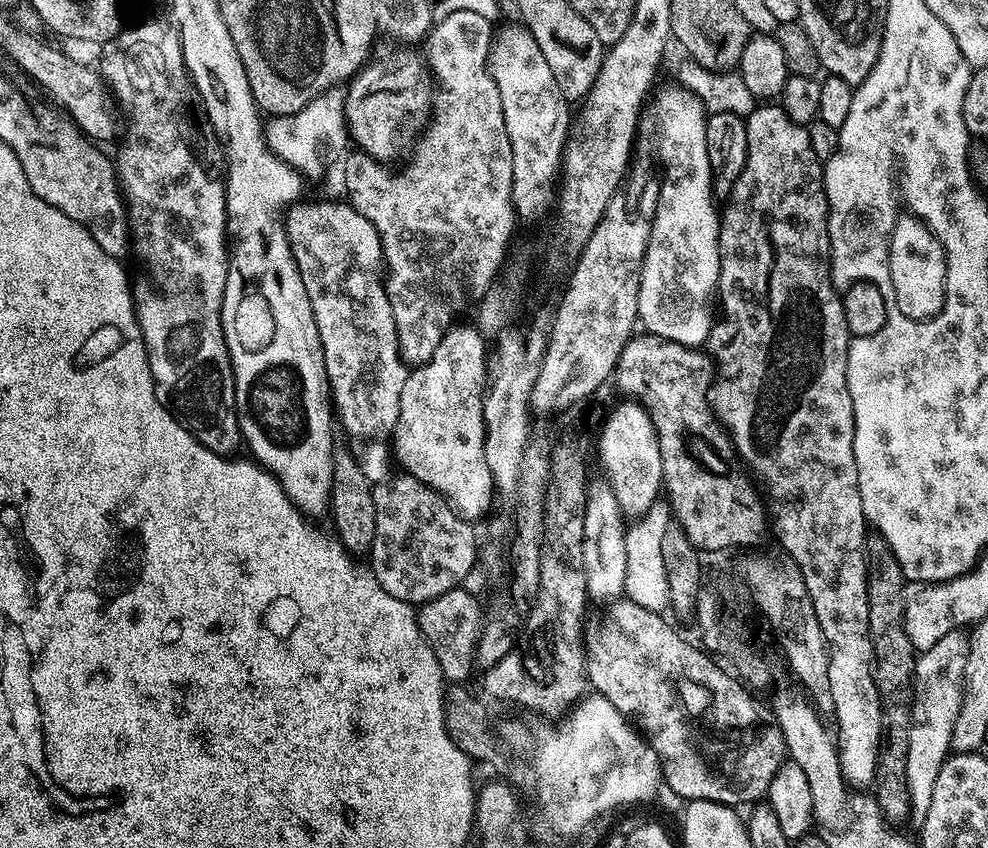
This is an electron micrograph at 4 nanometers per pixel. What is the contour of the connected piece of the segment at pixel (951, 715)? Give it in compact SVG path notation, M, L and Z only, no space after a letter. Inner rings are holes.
M955 628L946 634L941 641L936 642L930 650L917 657L914 677L916 694L910 708L912 723L909 725L911 730L910 747L907 750L906 760L907 788L910 790L912 804L911 817L916 820L922 820L926 816L926 811L930 808L930 799L933 798L934 783L938 780L938 772L951 753L954 723L957 722L958 714L961 712L964 674L967 659L970 656L970 640L971 637L965 629Z

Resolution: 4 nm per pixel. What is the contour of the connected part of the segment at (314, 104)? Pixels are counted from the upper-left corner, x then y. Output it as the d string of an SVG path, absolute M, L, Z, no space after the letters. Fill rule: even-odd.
M337 86L316 96L305 108L292 116L273 116L266 124L266 143L279 160L296 169L301 177L316 180L324 172L327 156L345 155L344 147L350 144L348 126L344 117L346 92Z

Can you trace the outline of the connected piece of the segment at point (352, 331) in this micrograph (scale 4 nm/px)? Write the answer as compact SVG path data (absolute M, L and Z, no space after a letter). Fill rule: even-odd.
M324 200L321 204L304 204L297 202L287 209L283 217L284 233L288 236L288 244L292 247L292 256L296 260L298 270L302 274L302 282L308 291L310 306L314 314L314 322L318 326L320 341L324 347L324 365L328 375L328 387L330 389L330 399L334 405L335 415L338 417L338 424L344 428L348 439L350 450L357 460L358 466L362 468L363 474L369 479L372 485L381 484L383 480L389 479L388 460L390 464L390 445L392 443L392 431L396 428L398 422L398 406L402 402L402 386L406 386L406 378L410 371L409 365L405 364L400 357L400 347L396 337L396 327L394 326L394 310L390 310L390 298L385 281L382 279L382 261L384 252L380 248L380 239L374 230L374 226L358 210L354 210L351 203L331 204L330 201Z

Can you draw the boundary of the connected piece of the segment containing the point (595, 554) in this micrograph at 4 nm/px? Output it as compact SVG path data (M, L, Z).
M607 483L589 487L586 502L586 530L584 531L584 569L588 595L593 601L611 602L624 591L626 582L626 520L618 500Z

